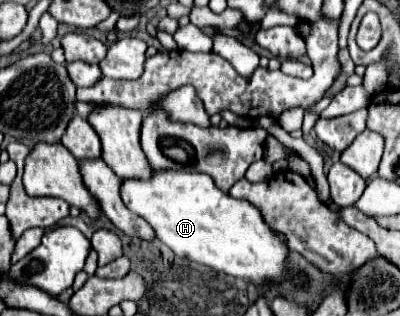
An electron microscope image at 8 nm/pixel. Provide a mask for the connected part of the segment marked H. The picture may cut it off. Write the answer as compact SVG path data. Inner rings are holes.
M152 171L150 179L124 179L122 201L126 207L144 217L156 237L168 245L178 257L208 265L216 271L264 283L266 279L286 281L286 243L282 235L274 235L264 223L260 211L244 199L234 199L220 191L210 175L200 171Z

